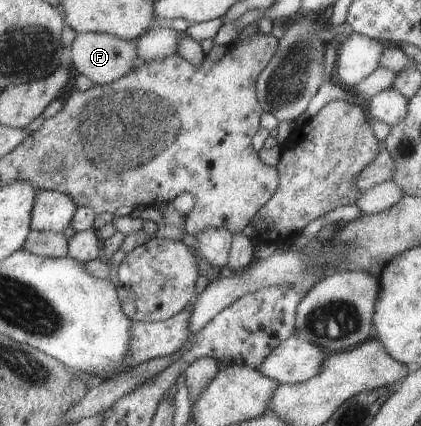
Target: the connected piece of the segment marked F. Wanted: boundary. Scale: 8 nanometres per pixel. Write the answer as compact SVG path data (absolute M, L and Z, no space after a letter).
M78 33L71 46L73 66L95 85L112 83L137 68L137 41L138 39L125 40L107 33Z

